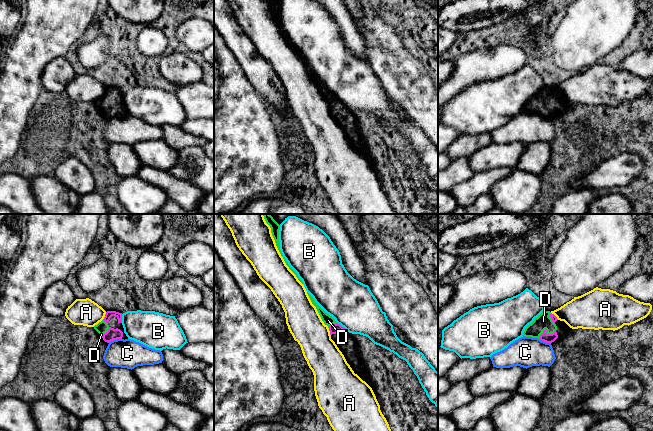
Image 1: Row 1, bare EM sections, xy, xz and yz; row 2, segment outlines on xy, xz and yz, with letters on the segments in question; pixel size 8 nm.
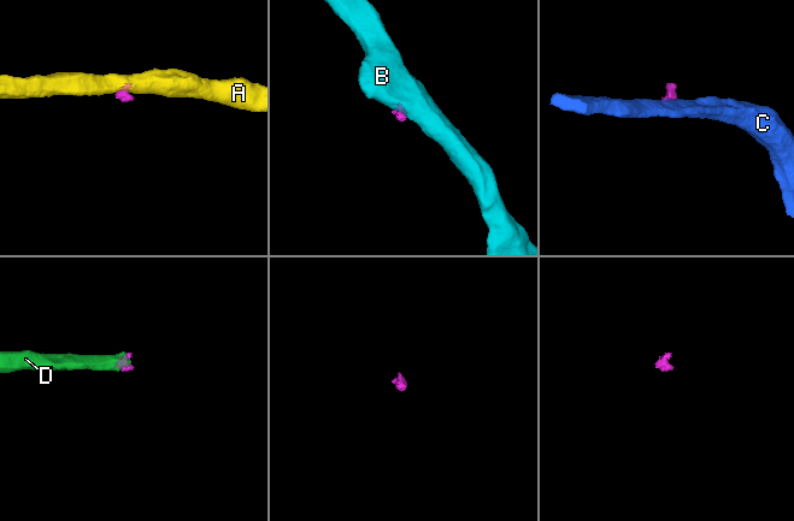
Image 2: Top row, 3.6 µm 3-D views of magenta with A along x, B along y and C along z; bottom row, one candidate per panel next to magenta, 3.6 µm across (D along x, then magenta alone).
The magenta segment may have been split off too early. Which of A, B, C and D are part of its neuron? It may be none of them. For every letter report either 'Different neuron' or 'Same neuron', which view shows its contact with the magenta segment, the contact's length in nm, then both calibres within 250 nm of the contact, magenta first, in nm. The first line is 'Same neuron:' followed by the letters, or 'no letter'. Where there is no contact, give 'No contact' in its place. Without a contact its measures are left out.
Same neuron: D
A: Different neuron. Touches magenta in xz. Shared border 80 nm. Thickness 80 nm (magenta) against 280 nm
B: Different neuron. Touches magenta in xz. Shared border 110 nm. Thickness 80 nm (magenta) against 380 nm
C: Different neuron. Touches magenta in xy. Shared border 120 nm. Thickness 100 nm (magenta) against 220 nm
D: Same neuron. Touches magenta in yz. Shared border 160 nm. Thickness 80 nm (magenta) against 120 nm

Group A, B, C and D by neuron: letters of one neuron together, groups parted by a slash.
A / B / C / D

